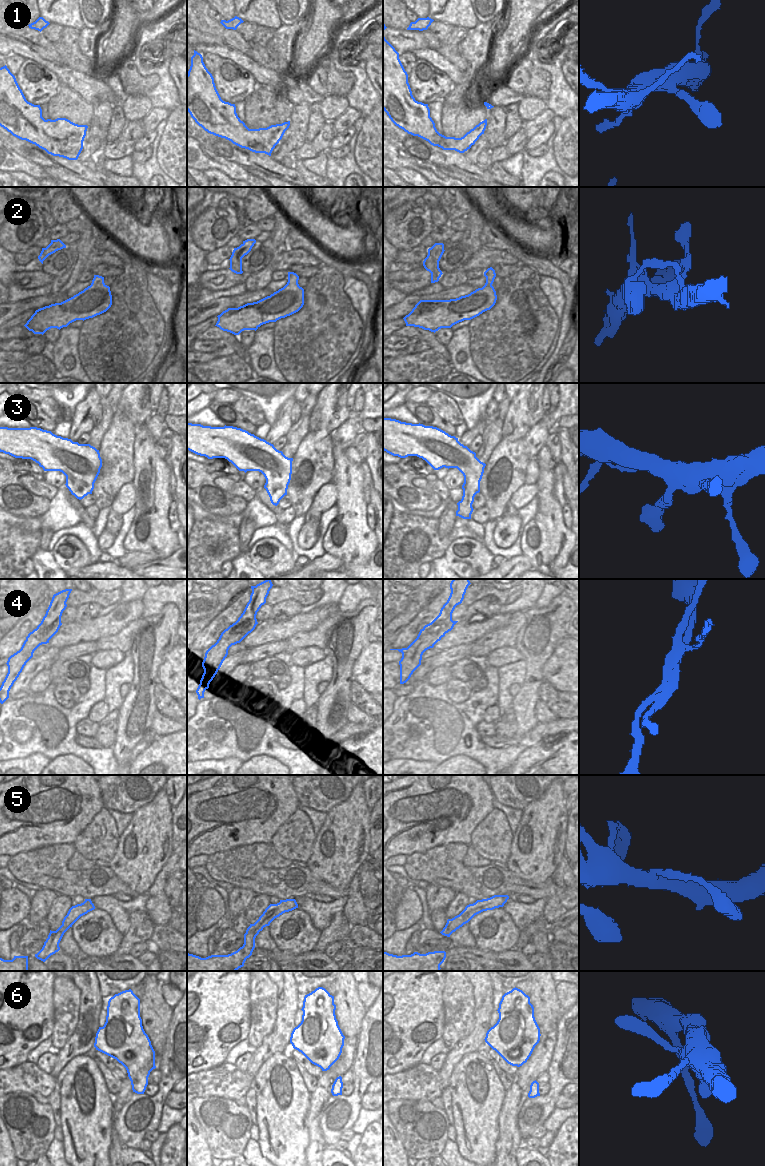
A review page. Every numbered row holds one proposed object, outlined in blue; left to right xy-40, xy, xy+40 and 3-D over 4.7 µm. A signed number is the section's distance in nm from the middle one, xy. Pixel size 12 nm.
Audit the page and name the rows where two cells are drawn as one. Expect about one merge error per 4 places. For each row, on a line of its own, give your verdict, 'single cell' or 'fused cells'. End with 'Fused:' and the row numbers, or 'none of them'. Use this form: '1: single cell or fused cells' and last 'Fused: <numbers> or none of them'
1: single cell
2: single cell
3: single cell
4: fused cells
5: single cell
6: single cell
Fused: 4

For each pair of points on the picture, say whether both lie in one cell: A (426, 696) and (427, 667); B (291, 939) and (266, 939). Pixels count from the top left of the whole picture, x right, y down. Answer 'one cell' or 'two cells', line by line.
A: two cells
B: two cells

